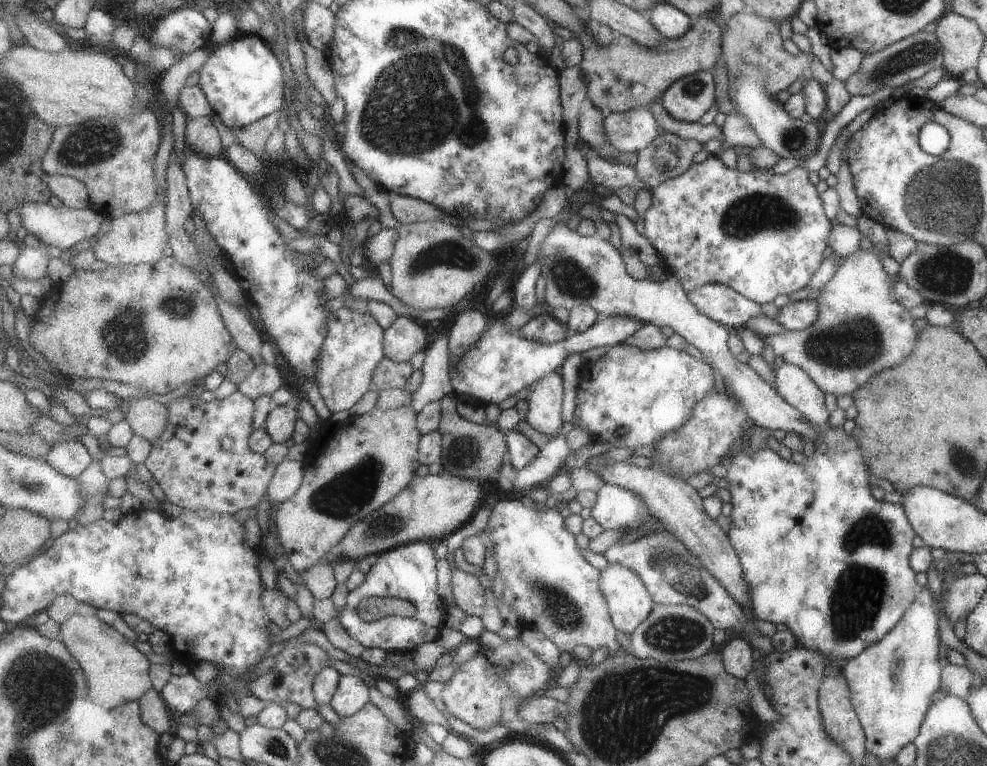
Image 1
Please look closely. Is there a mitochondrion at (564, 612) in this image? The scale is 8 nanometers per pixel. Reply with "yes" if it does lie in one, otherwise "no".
yes

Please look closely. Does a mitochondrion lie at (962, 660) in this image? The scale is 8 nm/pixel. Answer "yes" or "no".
no

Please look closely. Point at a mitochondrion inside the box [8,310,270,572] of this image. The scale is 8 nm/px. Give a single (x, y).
(33, 487)

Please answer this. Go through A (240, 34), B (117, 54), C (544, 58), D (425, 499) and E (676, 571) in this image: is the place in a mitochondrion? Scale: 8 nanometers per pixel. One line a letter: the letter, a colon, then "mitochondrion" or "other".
A: other
B: other
C: other
D: other
E: mitochondrion

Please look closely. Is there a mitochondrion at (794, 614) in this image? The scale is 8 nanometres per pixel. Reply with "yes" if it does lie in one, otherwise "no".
no

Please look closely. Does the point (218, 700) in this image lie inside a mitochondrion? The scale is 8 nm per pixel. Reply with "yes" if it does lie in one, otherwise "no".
no

